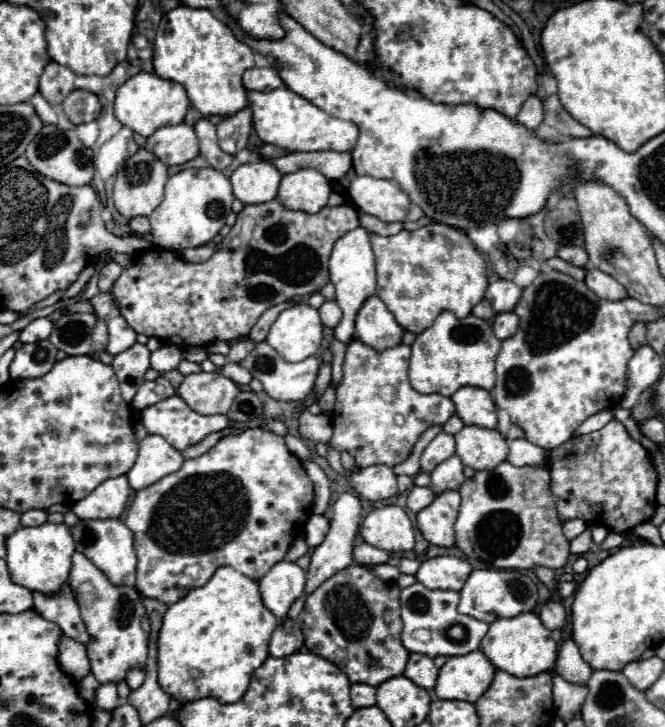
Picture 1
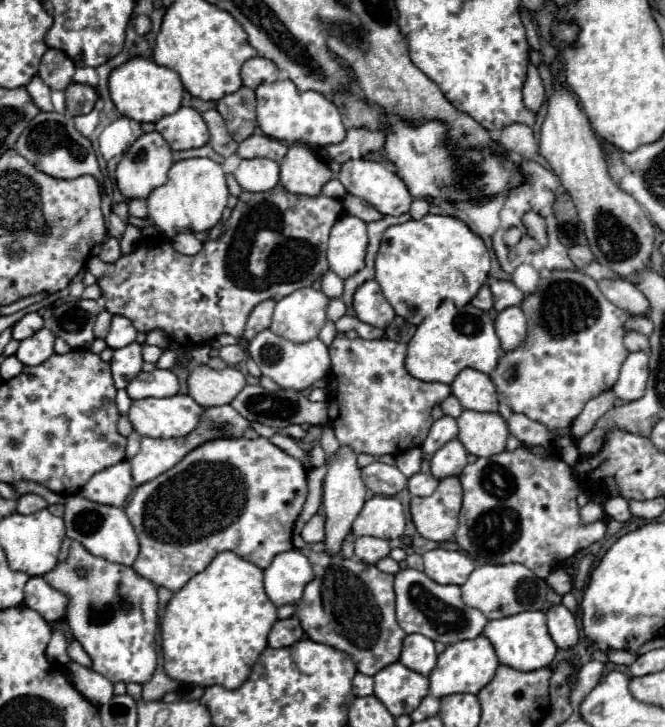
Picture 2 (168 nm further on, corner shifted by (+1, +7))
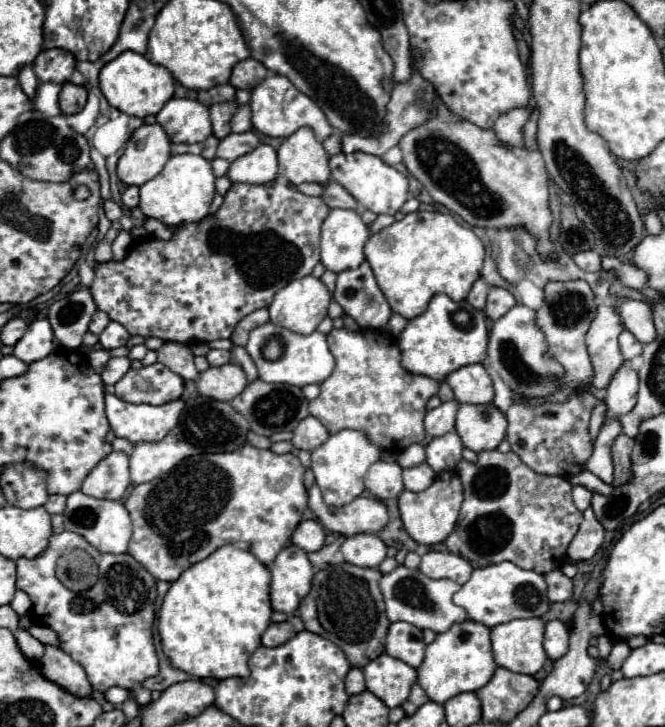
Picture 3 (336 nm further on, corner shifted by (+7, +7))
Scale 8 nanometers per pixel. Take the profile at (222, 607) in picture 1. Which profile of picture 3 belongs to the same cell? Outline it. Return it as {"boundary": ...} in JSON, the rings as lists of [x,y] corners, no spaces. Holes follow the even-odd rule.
{"boundary":[[[226,544],[212,552],[202,562],[192,564],[172,582],[170,590],[164,596],[158,614],[158,634],[162,640],[162,650],[178,666],[178,670],[188,672],[194,678],[244,678],[250,674],[248,658],[260,646],[260,638],[270,624],[270,570],[254,558],[254,554]]]}

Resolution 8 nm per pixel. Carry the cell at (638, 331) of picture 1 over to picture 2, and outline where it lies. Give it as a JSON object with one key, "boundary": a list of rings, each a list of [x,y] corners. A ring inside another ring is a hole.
{"boundary":[[[628,332],[624,336],[624,344],[630,352],[636,352],[636,350],[648,350],[648,338],[644,334],[636,334],[636,332]]]}

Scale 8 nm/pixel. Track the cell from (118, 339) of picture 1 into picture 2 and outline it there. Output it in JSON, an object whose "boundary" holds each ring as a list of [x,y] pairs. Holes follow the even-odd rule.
{"boundary":[[[116,314],[112,318],[112,326],[110,332],[106,336],[106,344],[116,350],[116,348],[124,348],[128,344],[132,344],[136,340],[136,328],[132,326],[132,322],[126,316]]]}

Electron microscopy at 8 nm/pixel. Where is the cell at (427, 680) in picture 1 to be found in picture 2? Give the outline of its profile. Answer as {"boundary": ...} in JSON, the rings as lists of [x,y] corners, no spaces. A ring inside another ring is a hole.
{"boundary":[[[422,634],[406,636],[404,646],[402,646],[402,654],[400,654],[400,662],[406,668],[410,668],[422,676],[428,676],[436,666],[434,642],[430,638],[424,638]]]}

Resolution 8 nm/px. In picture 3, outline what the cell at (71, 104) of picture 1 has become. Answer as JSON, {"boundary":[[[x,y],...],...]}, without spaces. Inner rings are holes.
{"boundary":[[[72,82],[62,84],[62,92],[60,92],[60,110],[62,114],[76,114],[78,110],[82,110],[86,104],[86,88],[84,86],[76,86]]]}

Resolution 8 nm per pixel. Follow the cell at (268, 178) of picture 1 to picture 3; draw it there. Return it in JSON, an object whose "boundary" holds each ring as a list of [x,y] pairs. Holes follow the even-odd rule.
{"boundary":[[[260,144],[252,152],[236,158],[228,170],[228,178],[232,182],[244,184],[266,184],[272,182],[276,174],[278,174],[276,150],[268,144]]]}

